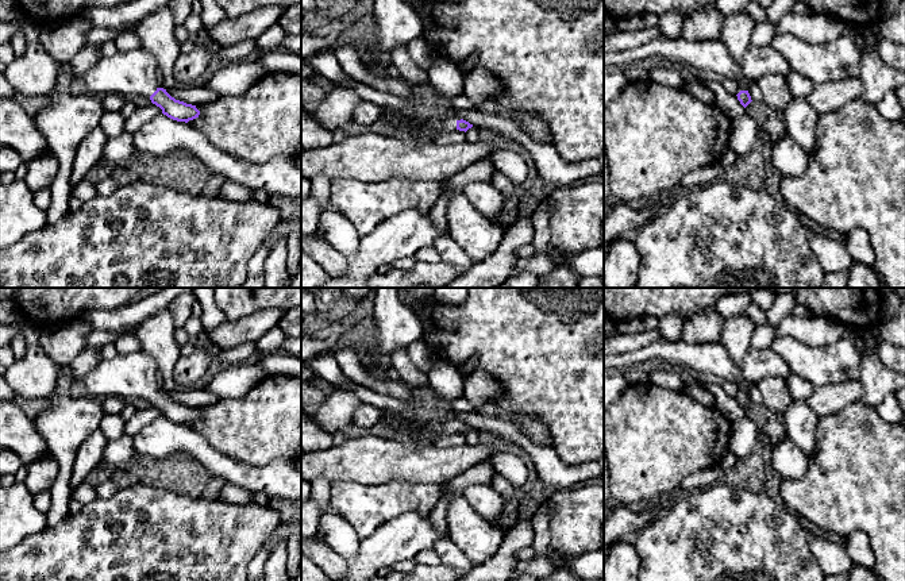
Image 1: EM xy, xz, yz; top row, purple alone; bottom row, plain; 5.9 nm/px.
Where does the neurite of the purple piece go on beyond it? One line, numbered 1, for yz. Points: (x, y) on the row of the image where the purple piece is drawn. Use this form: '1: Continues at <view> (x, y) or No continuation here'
1: Continues at yz (757, 61)

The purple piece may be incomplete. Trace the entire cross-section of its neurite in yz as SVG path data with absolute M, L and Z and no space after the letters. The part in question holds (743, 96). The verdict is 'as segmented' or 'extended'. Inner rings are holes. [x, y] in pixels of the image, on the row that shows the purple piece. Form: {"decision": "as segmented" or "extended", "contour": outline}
{"decision": "extended", "contour": "M751 45L738 65L740 68L740 78L738 80L740 92L736 96L744 108L752 101L748 93L750 86L763 74L773 73L787 77L792 70L785 58L771 45L766 47Z"}

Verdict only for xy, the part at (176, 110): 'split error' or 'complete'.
split error

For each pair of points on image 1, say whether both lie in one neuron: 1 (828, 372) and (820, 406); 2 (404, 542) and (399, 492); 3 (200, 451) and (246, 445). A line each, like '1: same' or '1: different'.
1: different
2: different
3: different

